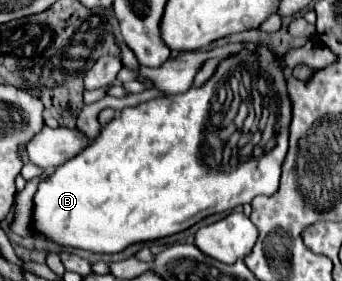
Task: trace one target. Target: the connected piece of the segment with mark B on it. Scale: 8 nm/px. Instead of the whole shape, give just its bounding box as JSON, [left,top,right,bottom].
[32,46,292,254]

